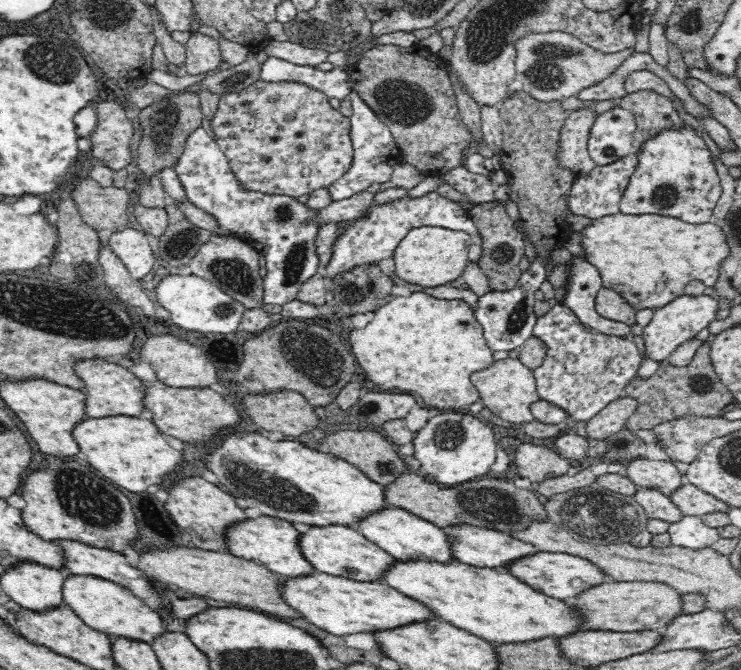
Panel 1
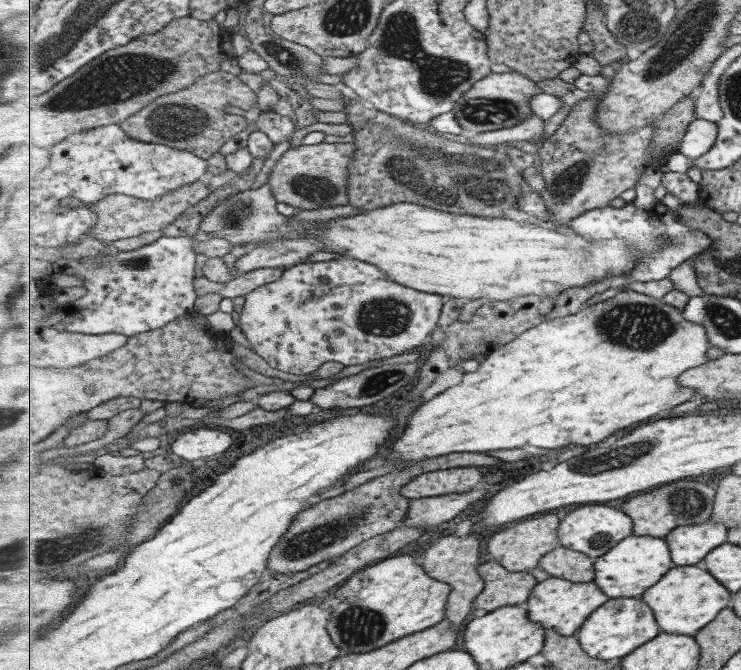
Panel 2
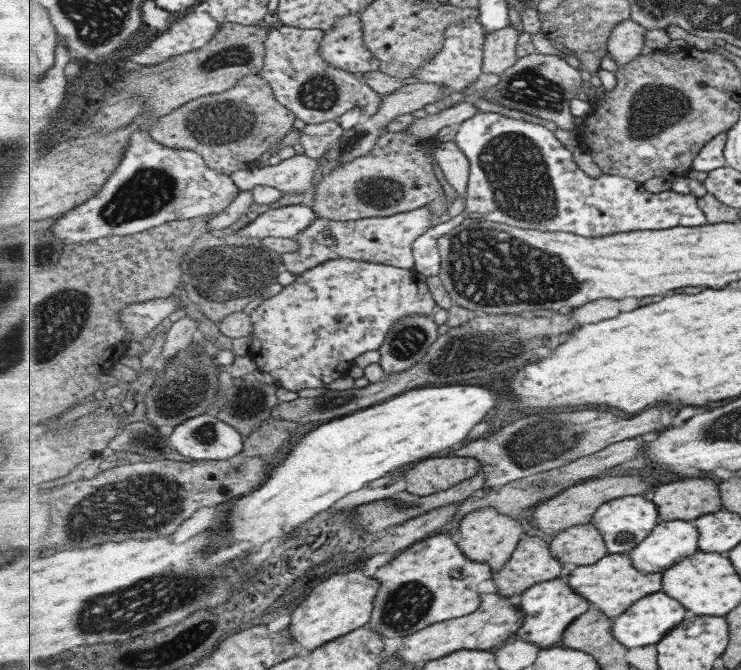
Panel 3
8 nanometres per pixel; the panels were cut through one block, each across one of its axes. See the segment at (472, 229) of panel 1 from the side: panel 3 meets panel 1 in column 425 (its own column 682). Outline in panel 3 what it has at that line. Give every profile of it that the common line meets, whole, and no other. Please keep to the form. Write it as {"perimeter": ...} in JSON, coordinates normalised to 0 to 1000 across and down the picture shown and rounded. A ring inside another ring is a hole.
{"perimeter":[[[652,167],[618,190],[614,210],[636,243],[634,269],[630,272],[630,290],[628,290],[628,313],[611,328],[587,336],[568,355],[560,358],[557,364],[560,397],[556,401],[574,413],[592,410],[595,385],[590,373],[590,355],[611,343],[630,322],[694,336],[696,340],[710,343],[771,346],[792,355],[798,352],[811,355],[835,346],[949,339],[955,334],[953,319],[942,306],[942,294],[934,290],[907,284],[883,290],[873,287],[865,270],[814,257],[808,264],[798,266],[792,257],[787,257],[779,248],[771,221],[760,216],[748,197],[730,185],[687,176],[671,167]]]}

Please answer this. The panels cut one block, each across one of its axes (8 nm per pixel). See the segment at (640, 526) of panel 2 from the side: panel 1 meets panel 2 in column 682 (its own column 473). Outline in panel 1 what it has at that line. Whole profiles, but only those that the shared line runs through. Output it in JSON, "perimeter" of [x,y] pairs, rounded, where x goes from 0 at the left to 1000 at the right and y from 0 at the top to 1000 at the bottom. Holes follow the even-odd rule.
{"perimeter":[[[564,706],[543,707],[532,722],[520,727],[521,748],[526,757],[543,758],[557,769],[583,778],[596,788],[633,782],[675,794],[704,794],[721,779],[737,779],[740,766],[727,739],[718,728],[699,728],[688,716],[656,713],[596,728],[583,722]]]}

